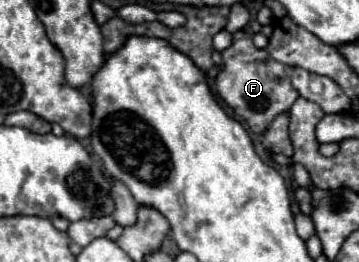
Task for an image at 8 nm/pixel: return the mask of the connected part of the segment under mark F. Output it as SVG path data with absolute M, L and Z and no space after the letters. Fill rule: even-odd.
M239 30L233 34L233 44L221 52L223 68L215 78L217 94L223 102L233 110L233 114L247 124L247 128L255 134L267 130L273 118L281 112L287 112L291 104L299 98L299 92L293 88L289 78L289 66L275 62L267 50L259 50L253 46L251 34L247 30Z

